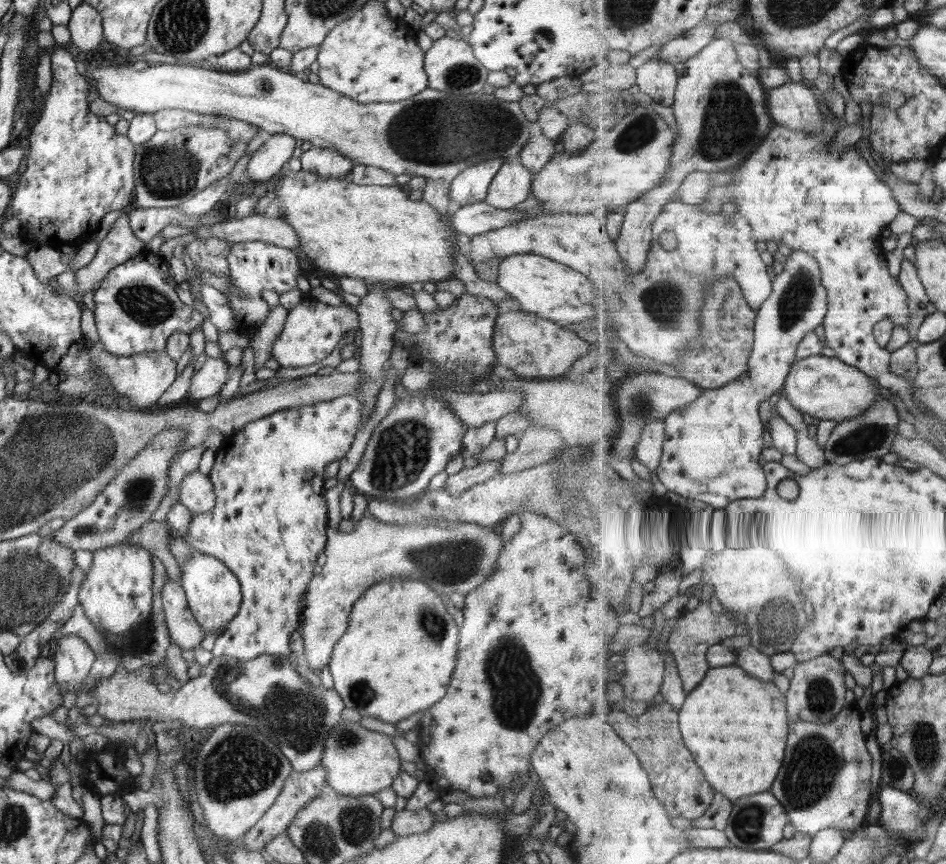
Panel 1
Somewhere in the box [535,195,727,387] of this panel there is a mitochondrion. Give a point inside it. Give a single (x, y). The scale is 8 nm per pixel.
(664, 302)

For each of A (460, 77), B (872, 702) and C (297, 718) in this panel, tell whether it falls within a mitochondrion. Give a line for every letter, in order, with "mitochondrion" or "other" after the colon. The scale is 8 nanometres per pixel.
A: mitochondrion
B: other
C: mitochondrion

